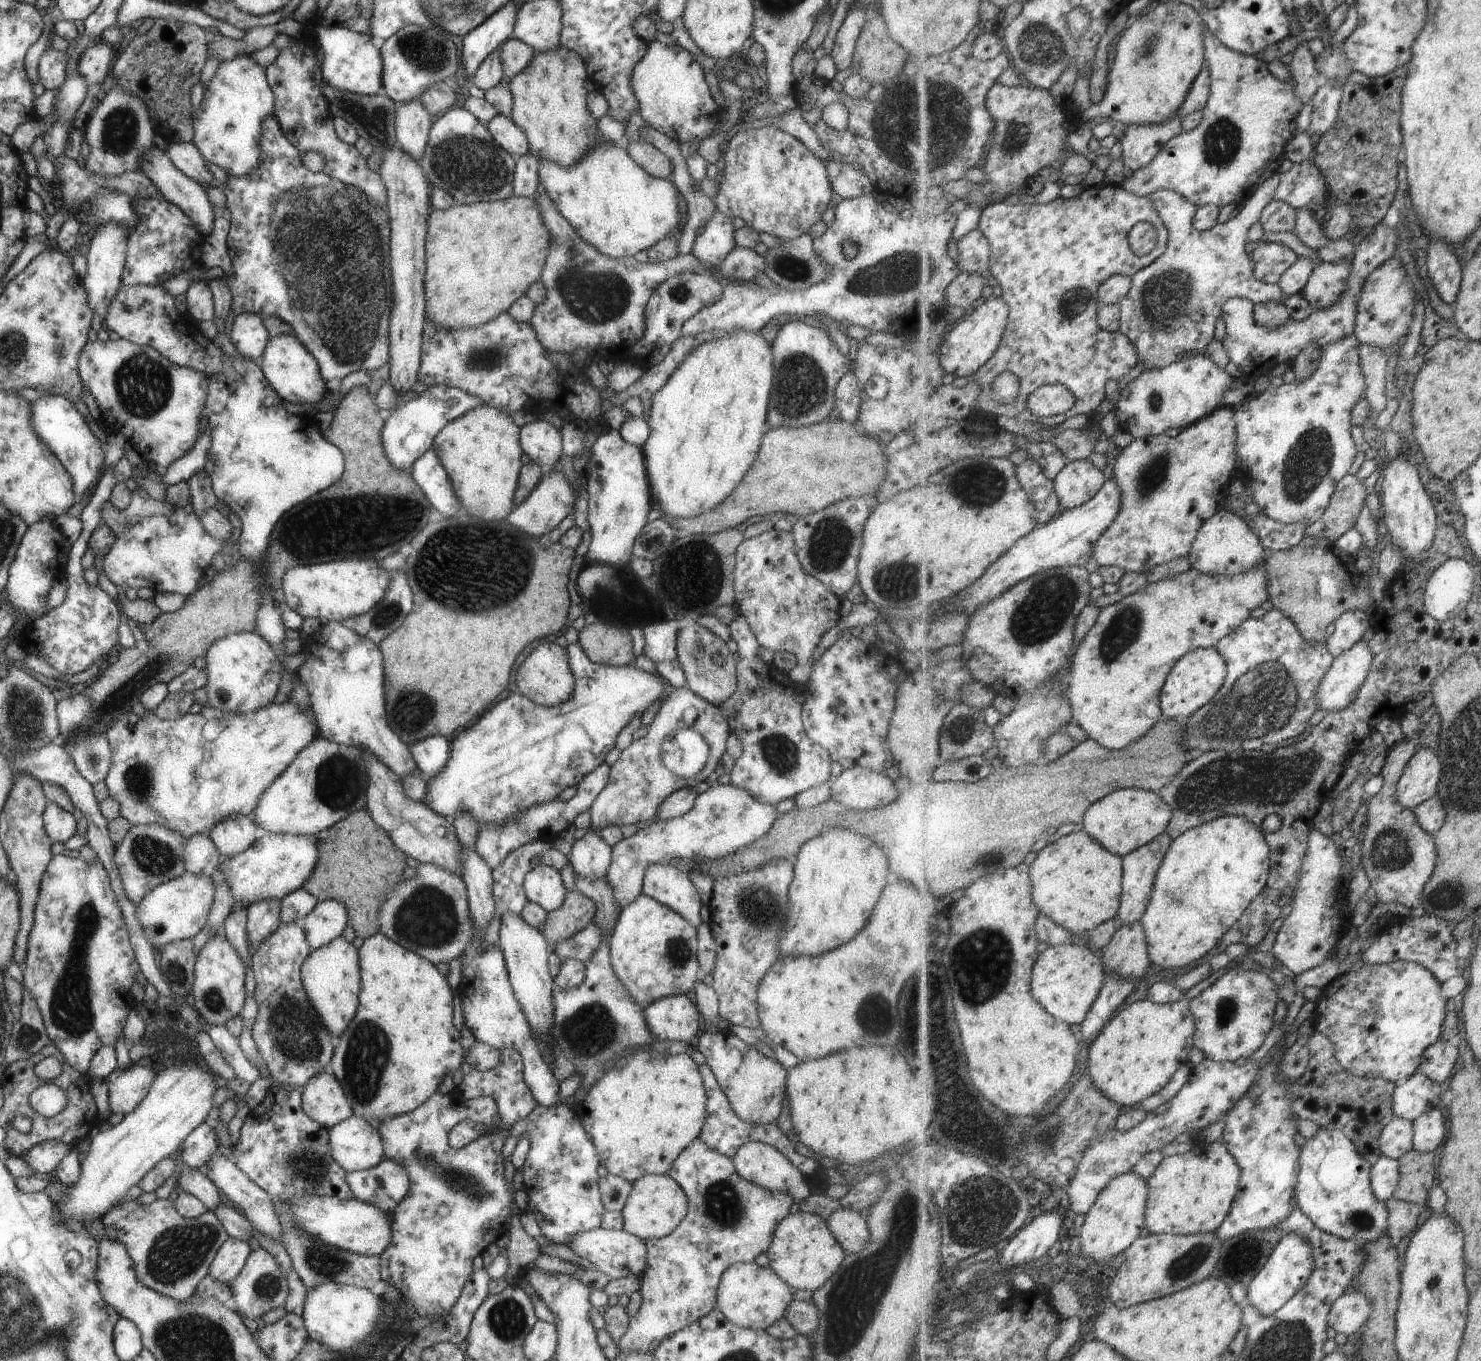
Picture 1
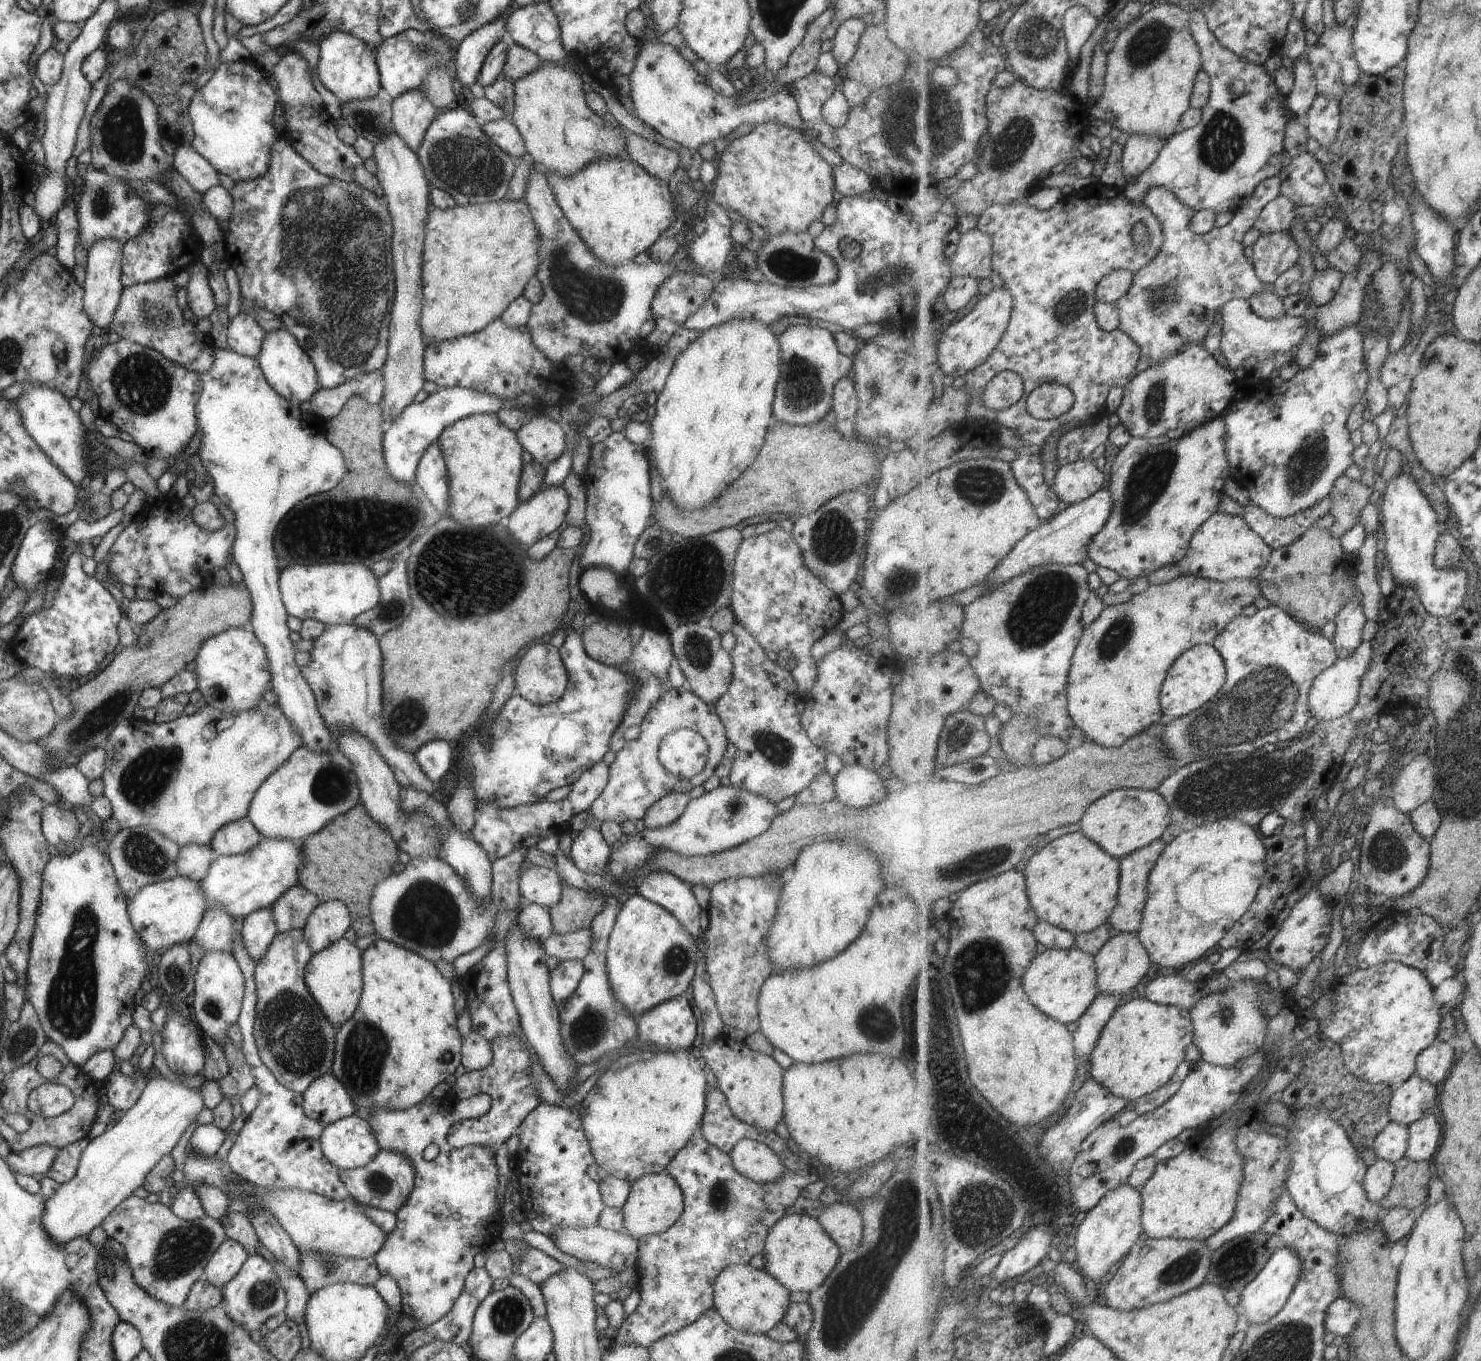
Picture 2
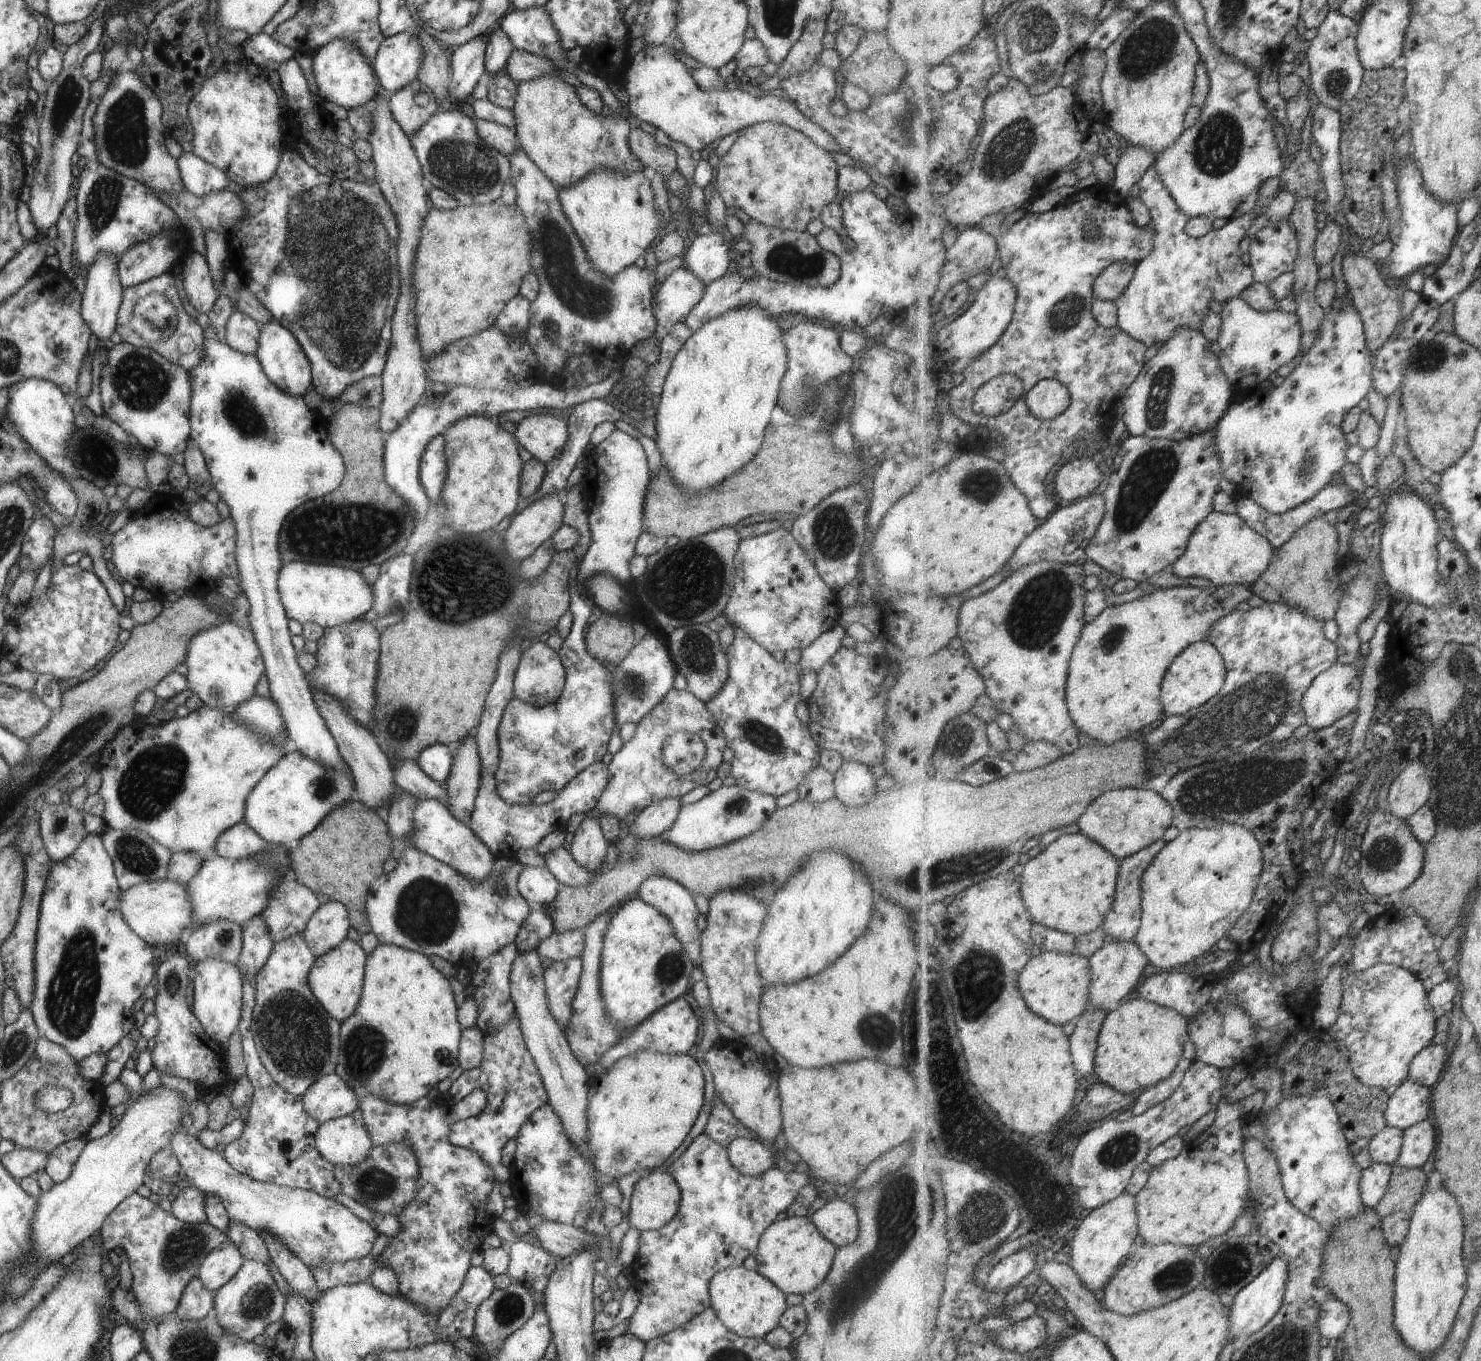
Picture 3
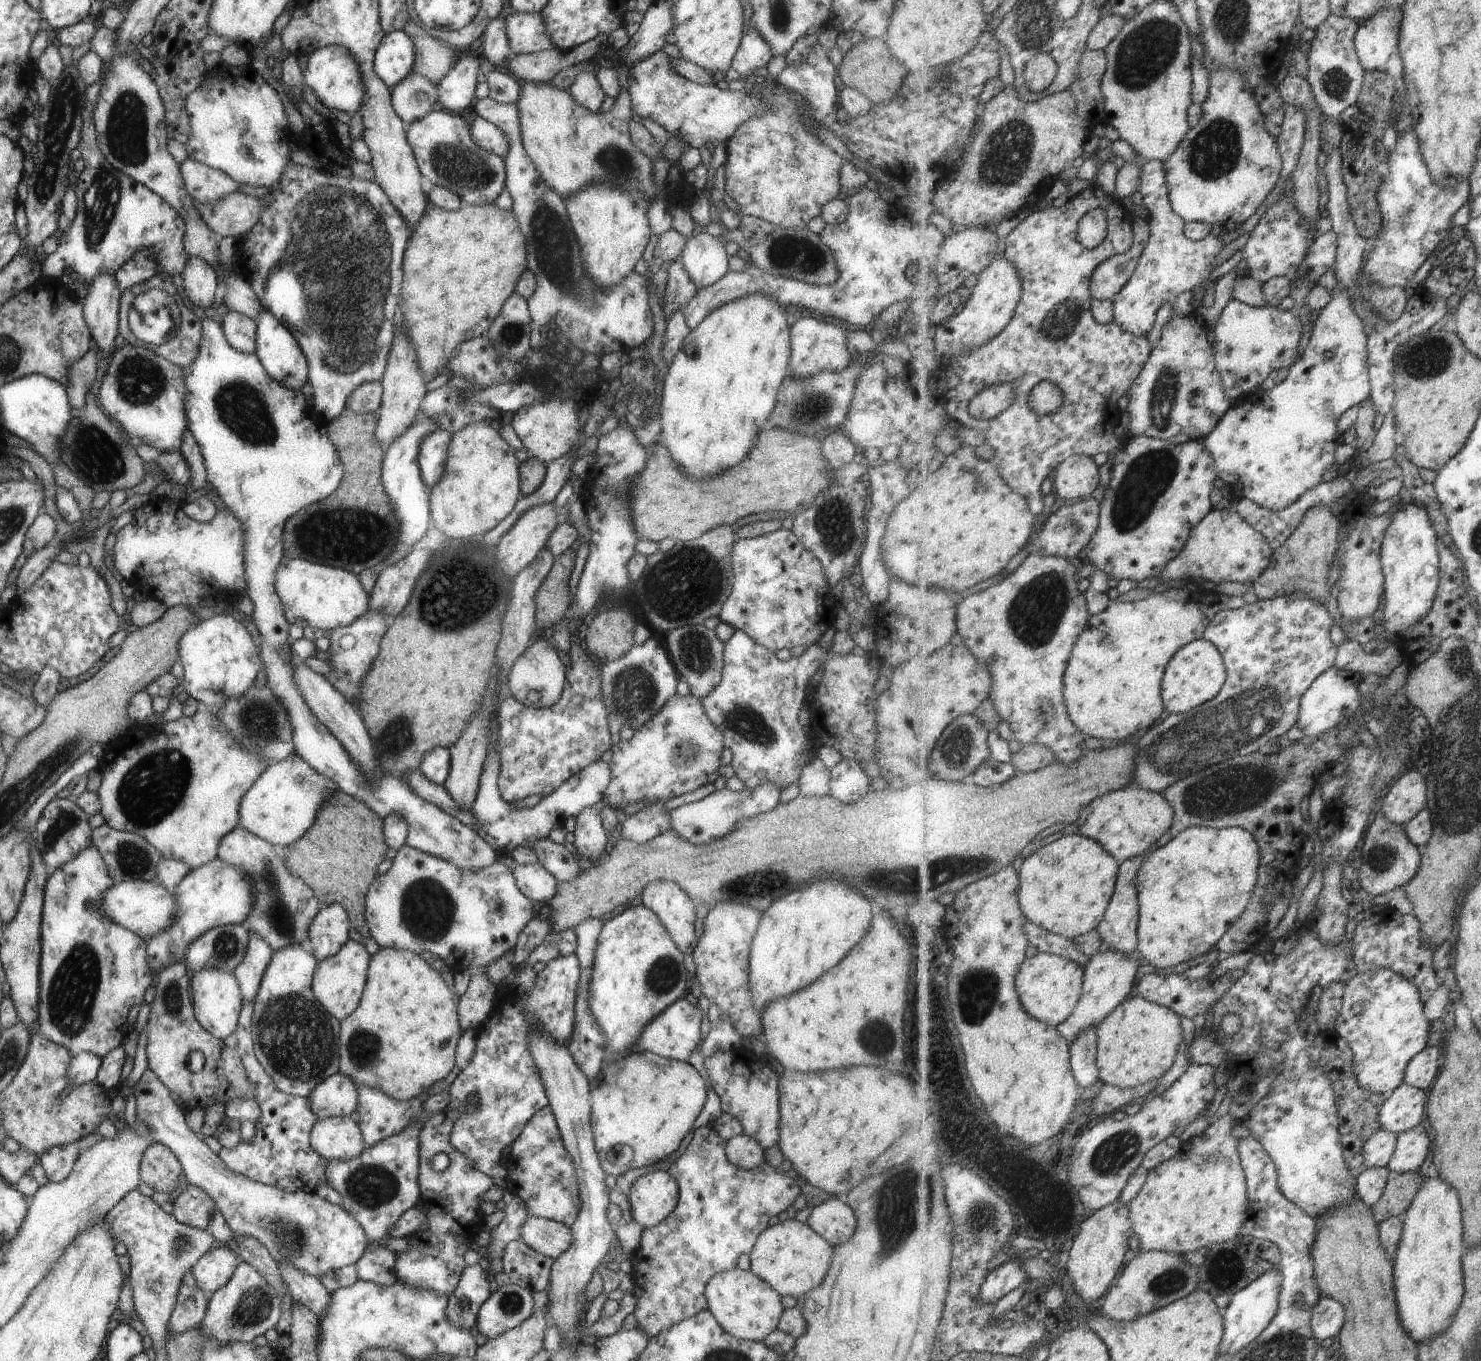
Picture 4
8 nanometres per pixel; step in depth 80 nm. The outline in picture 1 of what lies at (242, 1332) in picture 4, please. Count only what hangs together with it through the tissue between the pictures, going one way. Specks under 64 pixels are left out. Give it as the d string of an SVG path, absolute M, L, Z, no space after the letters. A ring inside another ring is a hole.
M262 1247L250 1250L243 1268L239 1274L228 1283L231 1291L230 1305L239 1315L255 1320L272 1308L282 1306L288 1293L288 1284L285 1275L273 1258Z

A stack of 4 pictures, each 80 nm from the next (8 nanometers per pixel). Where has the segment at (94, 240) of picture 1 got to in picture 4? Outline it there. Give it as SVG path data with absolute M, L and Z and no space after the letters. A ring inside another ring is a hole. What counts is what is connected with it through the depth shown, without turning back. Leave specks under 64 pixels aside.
M97 273L90 280L89 290L83 299L82 315L101 358L115 350L113 340L118 334L118 300L121 293L114 275Z

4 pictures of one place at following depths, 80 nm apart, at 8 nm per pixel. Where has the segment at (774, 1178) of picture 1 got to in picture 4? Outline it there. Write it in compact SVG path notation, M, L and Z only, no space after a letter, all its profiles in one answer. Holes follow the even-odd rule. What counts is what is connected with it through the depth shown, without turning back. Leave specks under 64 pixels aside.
M741 1133L731 1137L724 1146L727 1160L742 1169L754 1169L765 1162L764 1151L759 1143L748 1134Z

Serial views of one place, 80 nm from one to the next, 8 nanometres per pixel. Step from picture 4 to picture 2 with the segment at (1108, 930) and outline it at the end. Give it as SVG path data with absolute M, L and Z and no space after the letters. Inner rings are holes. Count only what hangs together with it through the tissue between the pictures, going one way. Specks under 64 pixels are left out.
M1157 839L1155 842L1144 846L1123 858L1121 863L1120 894L1113 914L1109 920L1115 933L1138 933L1144 922L1145 905L1148 903L1148 884L1152 868L1156 866L1157 861L1166 849L1167 844L1163 839Z

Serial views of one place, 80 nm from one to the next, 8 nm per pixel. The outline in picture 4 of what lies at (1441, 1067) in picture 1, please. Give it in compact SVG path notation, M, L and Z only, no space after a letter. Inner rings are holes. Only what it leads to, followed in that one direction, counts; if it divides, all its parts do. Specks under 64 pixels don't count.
M1428 1046L1408 1064L1404 1082L1427 1091L1437 1080L1439 1068L1441 1068L1441 1050Z

